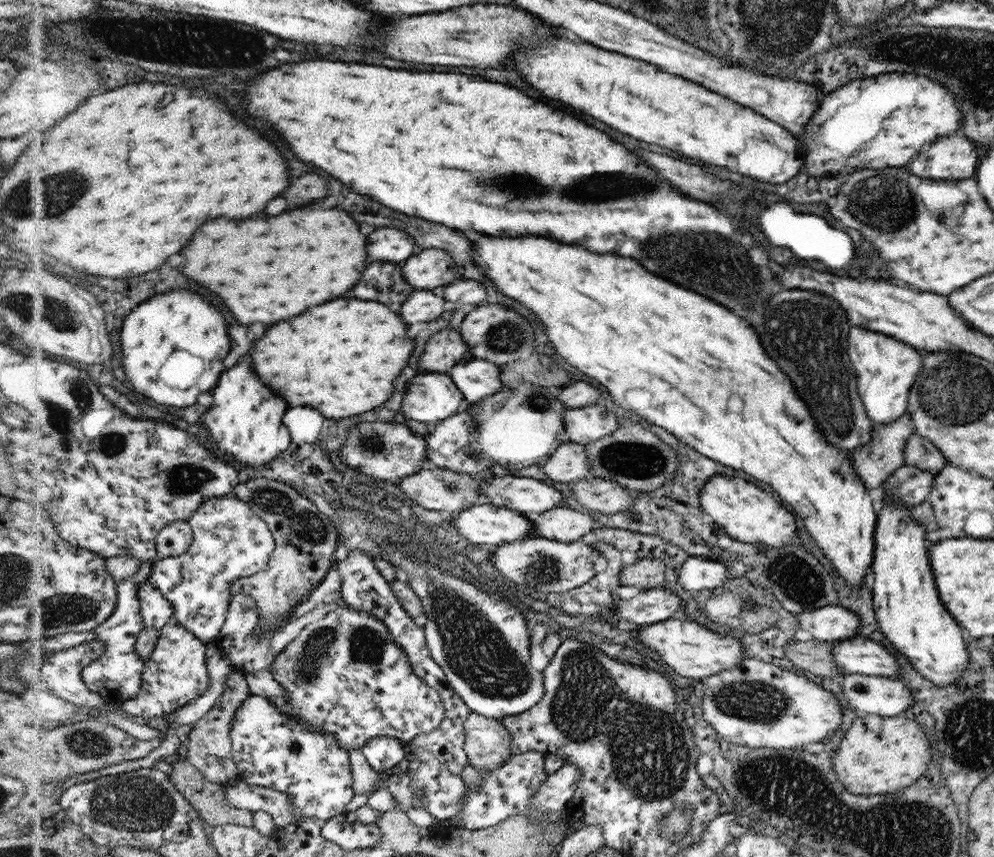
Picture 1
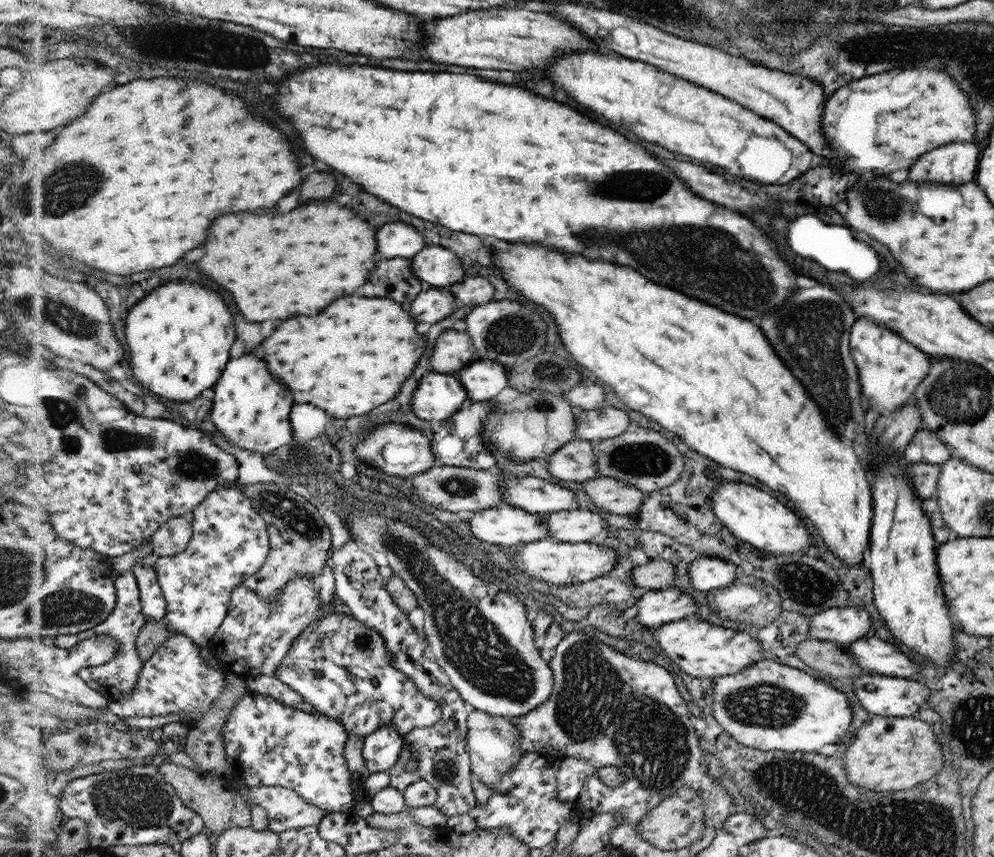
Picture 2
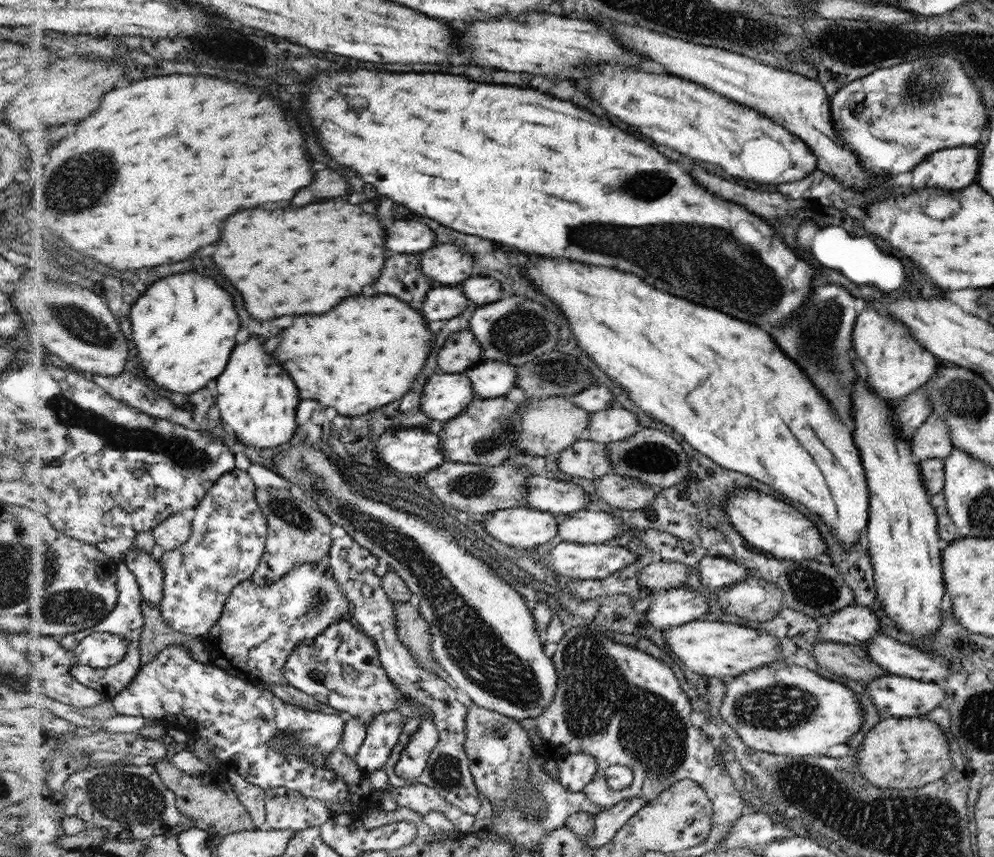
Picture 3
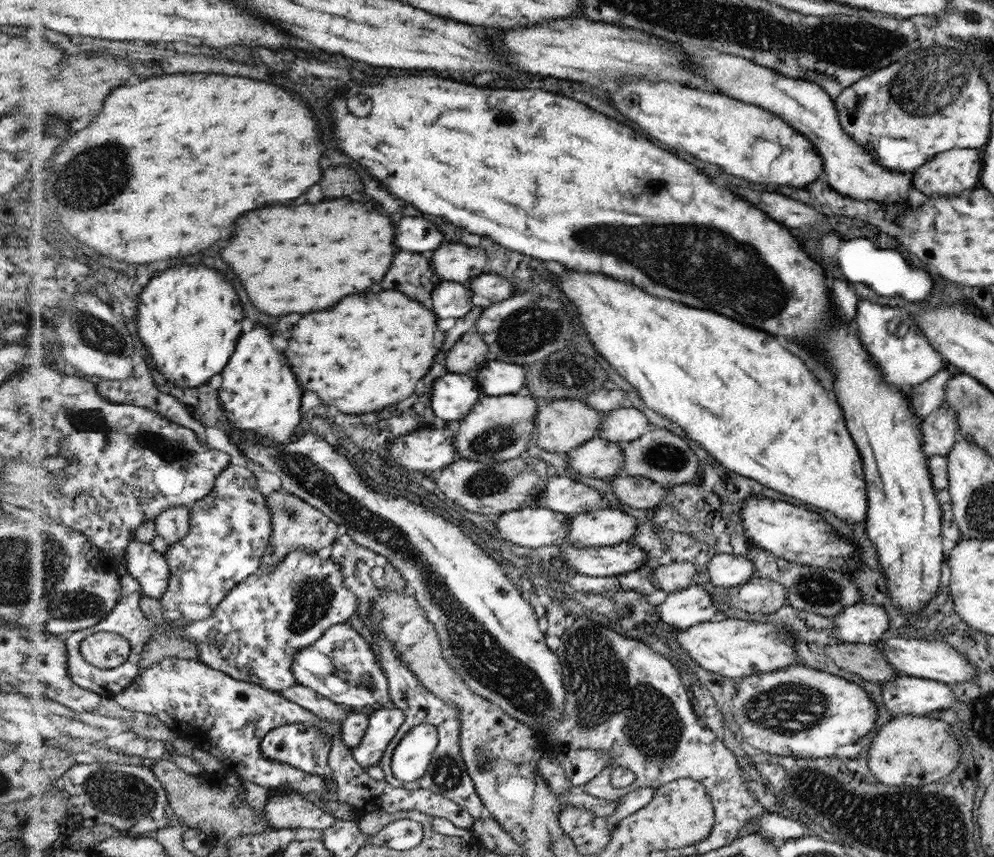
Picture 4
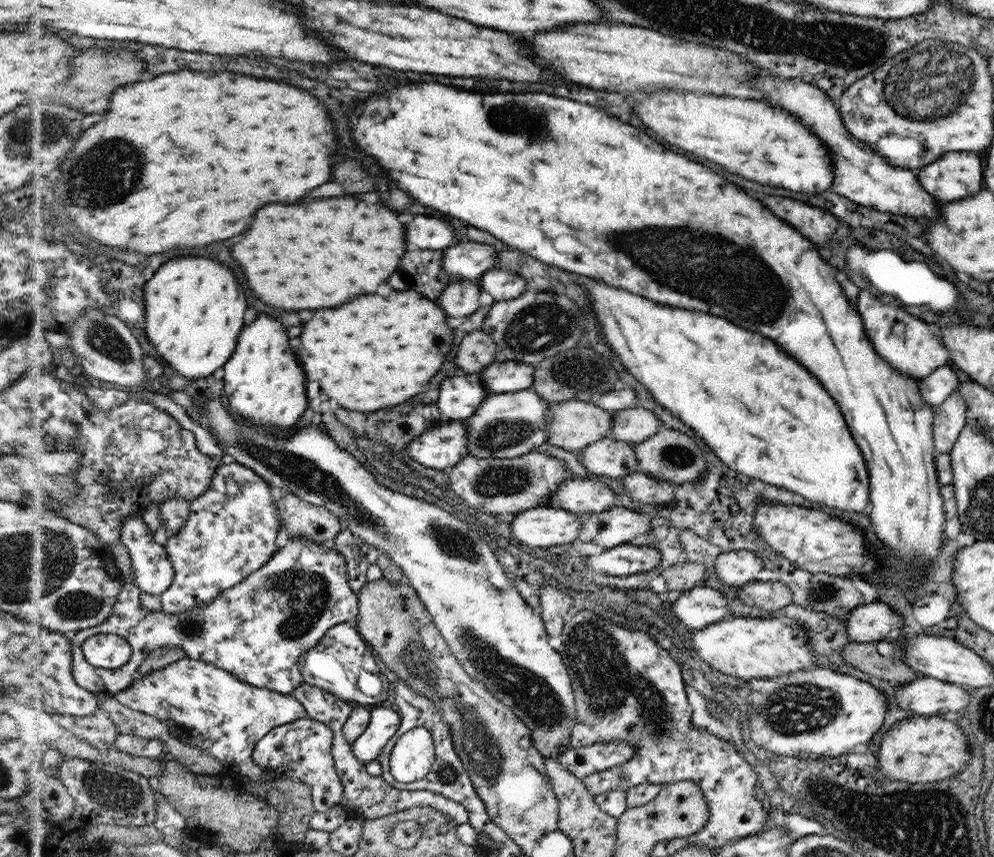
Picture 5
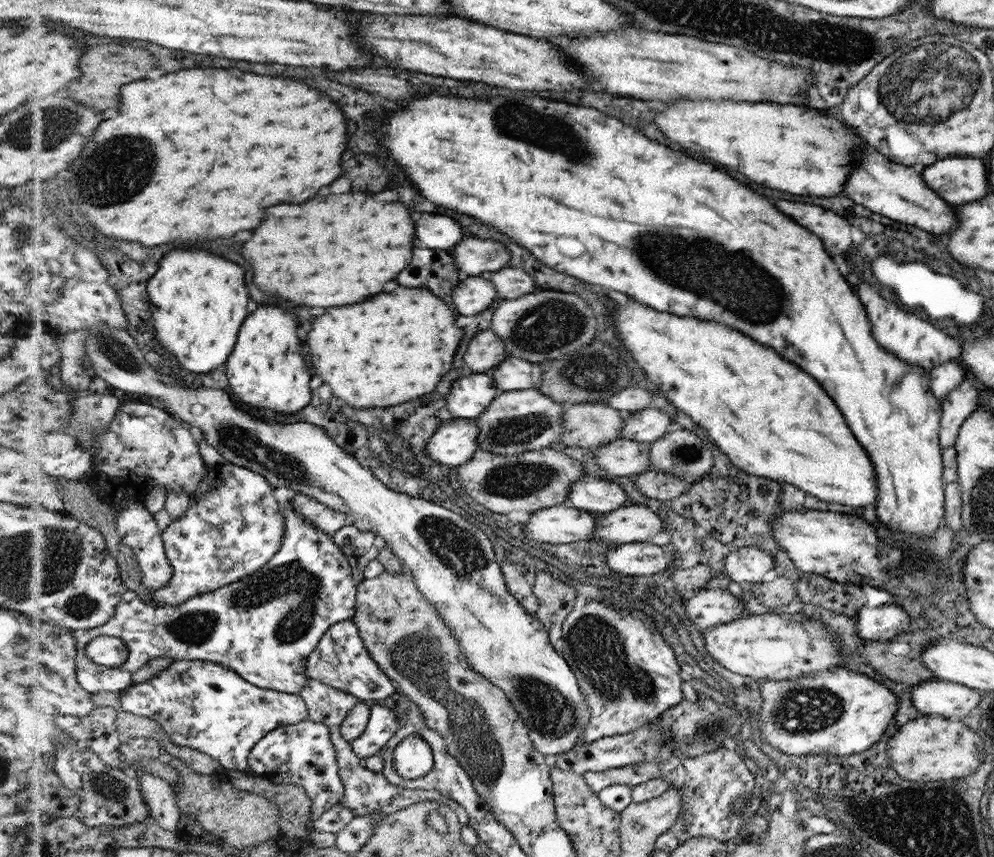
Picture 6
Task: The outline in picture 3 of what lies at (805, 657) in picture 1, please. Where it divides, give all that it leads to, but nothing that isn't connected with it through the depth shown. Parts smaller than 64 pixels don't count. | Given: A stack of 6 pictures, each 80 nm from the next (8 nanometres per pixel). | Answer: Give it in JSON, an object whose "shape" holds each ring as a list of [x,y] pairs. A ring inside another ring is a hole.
{"shape":[[[822,640],[813,646],[812,654],[822,667],[850,680],[868,682],[888,674],[872,660],[863,644],[845,645]]]}

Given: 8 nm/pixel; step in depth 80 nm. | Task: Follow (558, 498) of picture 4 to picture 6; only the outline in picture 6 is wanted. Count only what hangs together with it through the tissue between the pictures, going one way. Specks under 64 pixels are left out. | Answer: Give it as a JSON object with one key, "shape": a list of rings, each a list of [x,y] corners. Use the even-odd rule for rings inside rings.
{"shape":[[[587,474],[572,486],[568,502],[564,502],[595,516],[613,512],[627,503],[626,493],[618,484]]]}

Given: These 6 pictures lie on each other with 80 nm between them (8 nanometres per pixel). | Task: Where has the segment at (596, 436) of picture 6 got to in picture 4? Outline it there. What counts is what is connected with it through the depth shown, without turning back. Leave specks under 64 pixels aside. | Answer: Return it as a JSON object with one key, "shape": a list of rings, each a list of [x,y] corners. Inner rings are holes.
{"shape":[[[556,399],[540,401],[539,412],[535,416],[535,436],[532,445],[539,446],[546,452],[567,454],[591,440],[601,429],[602,412],[588,406],[584,400]]]}

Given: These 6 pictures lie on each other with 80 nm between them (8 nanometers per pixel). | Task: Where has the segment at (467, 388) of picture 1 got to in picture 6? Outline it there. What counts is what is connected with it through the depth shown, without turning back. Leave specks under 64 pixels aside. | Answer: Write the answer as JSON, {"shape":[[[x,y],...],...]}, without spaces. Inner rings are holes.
{"shape":[[[506,356],[489,372],[500,392],[538,389],[543,381],[543,366],[521,358]]]}

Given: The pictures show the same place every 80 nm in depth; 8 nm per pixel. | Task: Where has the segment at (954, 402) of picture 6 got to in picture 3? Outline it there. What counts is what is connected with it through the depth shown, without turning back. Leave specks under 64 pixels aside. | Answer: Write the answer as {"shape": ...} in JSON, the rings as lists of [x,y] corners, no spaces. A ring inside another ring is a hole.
{"shape":[[[936,416],[928,417],[912,435],[912,456],[918,461],[944,460],[953,452],[949,428]]]}

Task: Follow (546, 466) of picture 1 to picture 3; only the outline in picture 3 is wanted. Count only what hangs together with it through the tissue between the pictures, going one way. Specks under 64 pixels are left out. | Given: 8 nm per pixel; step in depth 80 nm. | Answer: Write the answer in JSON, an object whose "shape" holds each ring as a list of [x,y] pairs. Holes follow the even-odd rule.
{"shape":[[[590,438],[580,439],[556,456],[556,464],[562,473],[572,477],[600,479],[611,473],[606,448],[607,444]]]}

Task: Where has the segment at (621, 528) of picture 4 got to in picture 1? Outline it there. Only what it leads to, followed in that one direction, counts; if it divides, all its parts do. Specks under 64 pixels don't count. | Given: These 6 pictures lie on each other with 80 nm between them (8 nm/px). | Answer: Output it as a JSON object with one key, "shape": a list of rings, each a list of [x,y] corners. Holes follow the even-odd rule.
{"shape":[[[567,506],[529,514],[528,520],[532,522],[534,537],[560,542],[580,541],[583,536],[595,529],[594,520],[590,514],[582,514]]]}

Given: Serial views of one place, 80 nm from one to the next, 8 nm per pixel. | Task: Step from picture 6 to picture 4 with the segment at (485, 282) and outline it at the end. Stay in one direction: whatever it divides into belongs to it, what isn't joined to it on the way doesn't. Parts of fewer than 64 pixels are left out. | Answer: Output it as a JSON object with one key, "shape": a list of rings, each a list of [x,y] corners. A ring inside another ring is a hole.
{"shape":[[[441,281],[431,297],[432,310],[440,318],[462,318],[473,307],[473,292],[466,283]]]}

